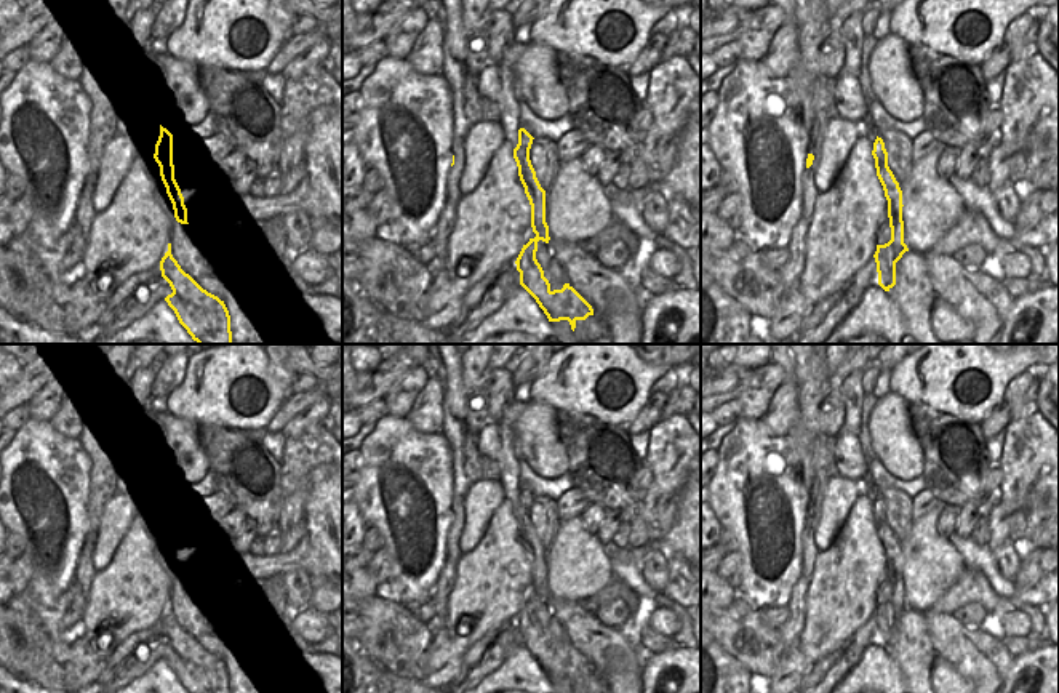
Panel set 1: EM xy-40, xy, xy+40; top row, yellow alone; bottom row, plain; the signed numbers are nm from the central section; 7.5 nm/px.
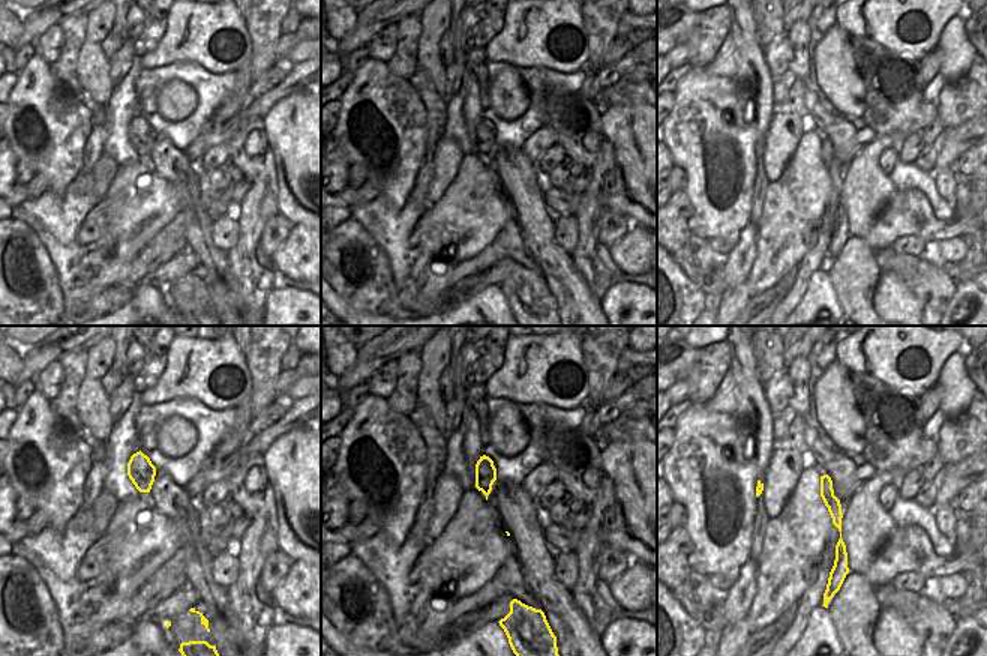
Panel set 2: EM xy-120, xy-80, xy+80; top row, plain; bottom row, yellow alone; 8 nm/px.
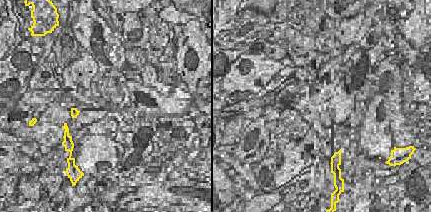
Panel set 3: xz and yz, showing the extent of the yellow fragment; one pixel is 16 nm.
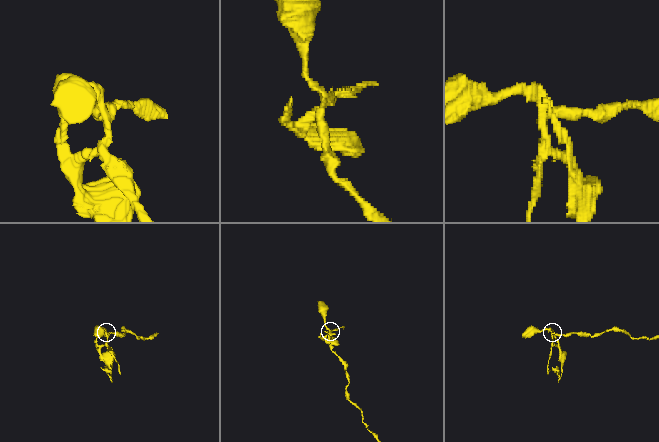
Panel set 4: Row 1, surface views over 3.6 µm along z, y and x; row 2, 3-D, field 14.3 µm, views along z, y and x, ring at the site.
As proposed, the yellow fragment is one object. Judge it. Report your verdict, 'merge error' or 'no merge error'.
merge error

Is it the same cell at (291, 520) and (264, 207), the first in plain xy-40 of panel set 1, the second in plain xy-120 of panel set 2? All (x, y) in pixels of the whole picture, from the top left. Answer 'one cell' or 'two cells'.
one cell

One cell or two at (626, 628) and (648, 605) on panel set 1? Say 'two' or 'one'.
one

